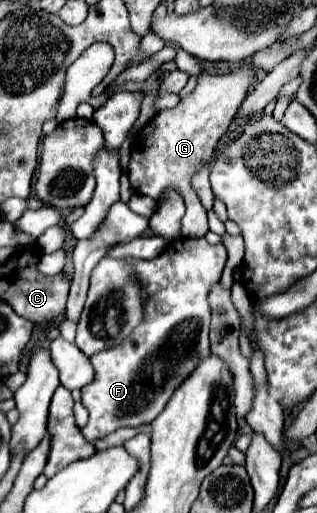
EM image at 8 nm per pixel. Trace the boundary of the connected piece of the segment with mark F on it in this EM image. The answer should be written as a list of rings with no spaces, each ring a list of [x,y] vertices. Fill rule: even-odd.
[[[182,237],[182,241],[170,243],[162,255],[150,261],[128,257],[142,283],[146,321],[120,347],[90,357],[96,377],[82,389],[82,405],[90,413],[82,429],[88,441],[100,439],[120,427],[152,423],[164,409],[168,395],[180,385],[180,379],[196,367],[202,355],[210,353],[208,291],[220,281],[228,253],[222,243],[210,245],[206,237]]]

